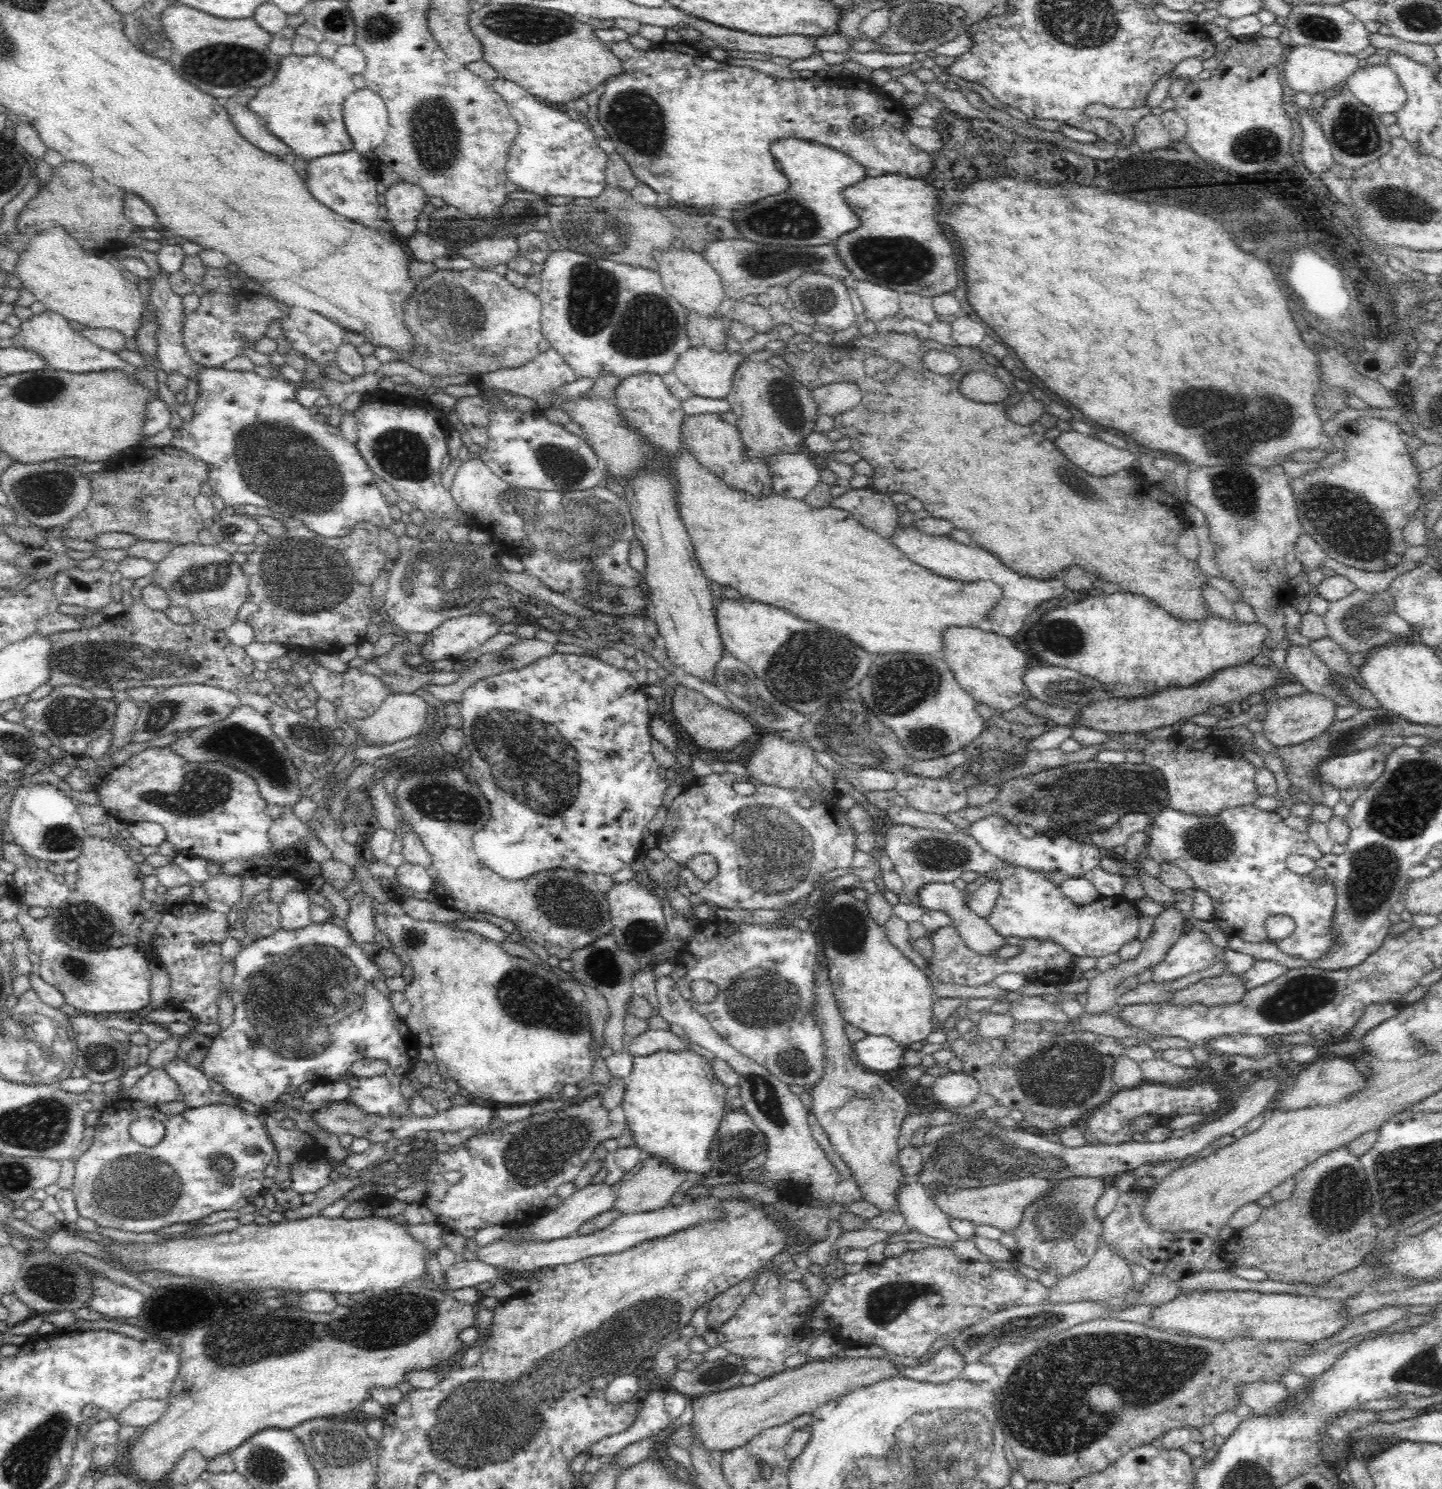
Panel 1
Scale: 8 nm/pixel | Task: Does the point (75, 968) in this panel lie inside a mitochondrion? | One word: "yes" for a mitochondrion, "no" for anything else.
yes

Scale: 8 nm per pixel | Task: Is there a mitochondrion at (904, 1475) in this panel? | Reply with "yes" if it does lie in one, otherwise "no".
yes

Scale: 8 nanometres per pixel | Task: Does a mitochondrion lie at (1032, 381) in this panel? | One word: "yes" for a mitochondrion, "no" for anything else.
no

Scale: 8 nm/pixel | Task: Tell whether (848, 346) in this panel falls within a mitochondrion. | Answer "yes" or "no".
no

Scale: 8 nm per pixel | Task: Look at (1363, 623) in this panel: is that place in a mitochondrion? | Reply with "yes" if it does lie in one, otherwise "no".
yes

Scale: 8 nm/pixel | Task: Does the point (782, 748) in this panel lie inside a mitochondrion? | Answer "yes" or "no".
no

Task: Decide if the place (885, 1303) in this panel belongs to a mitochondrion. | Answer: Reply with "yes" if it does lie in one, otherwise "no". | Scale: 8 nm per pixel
yes

